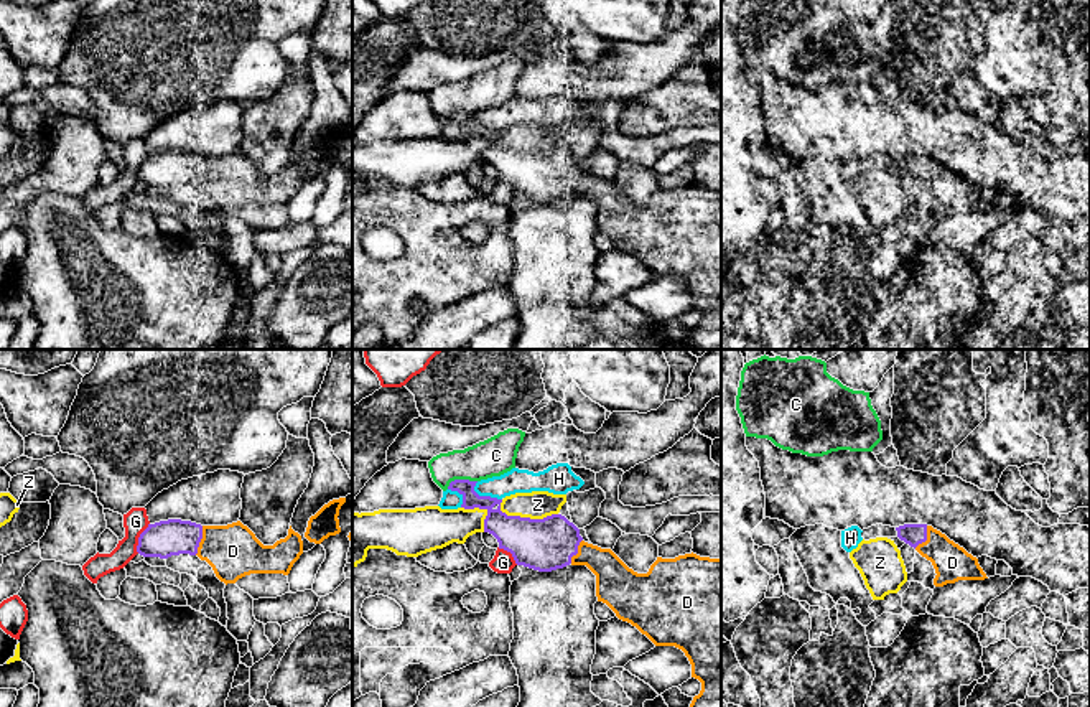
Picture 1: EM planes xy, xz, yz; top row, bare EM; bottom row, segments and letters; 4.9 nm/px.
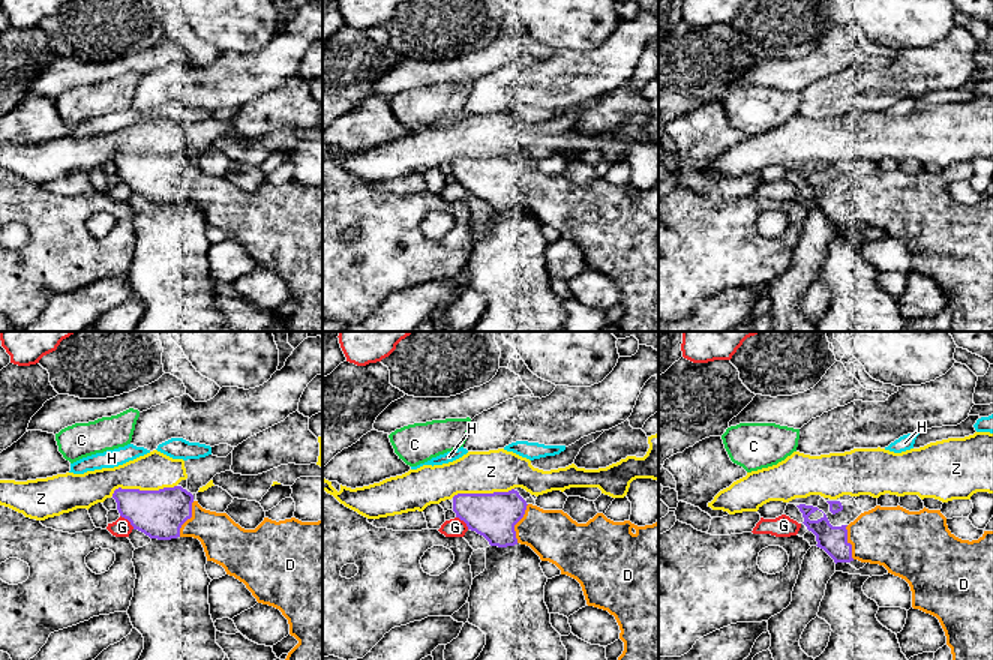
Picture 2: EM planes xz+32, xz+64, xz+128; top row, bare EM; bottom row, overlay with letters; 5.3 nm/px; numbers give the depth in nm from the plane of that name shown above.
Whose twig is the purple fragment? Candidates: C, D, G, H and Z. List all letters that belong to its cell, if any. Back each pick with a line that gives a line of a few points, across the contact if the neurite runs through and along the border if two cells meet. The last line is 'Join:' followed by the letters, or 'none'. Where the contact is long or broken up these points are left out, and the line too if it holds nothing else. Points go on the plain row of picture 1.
Join: D

